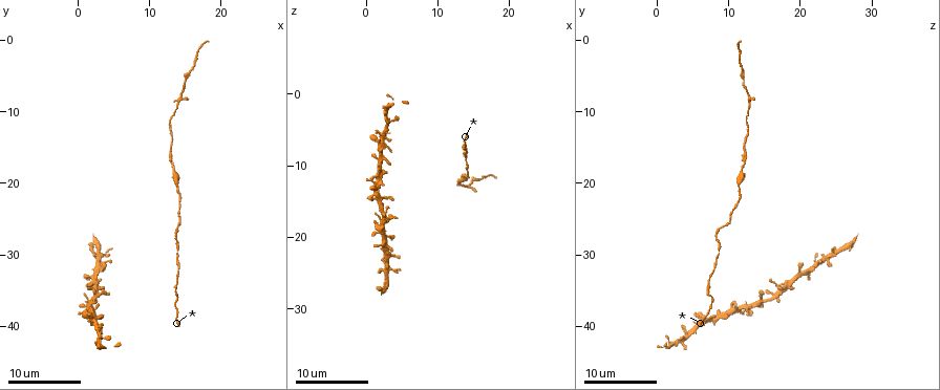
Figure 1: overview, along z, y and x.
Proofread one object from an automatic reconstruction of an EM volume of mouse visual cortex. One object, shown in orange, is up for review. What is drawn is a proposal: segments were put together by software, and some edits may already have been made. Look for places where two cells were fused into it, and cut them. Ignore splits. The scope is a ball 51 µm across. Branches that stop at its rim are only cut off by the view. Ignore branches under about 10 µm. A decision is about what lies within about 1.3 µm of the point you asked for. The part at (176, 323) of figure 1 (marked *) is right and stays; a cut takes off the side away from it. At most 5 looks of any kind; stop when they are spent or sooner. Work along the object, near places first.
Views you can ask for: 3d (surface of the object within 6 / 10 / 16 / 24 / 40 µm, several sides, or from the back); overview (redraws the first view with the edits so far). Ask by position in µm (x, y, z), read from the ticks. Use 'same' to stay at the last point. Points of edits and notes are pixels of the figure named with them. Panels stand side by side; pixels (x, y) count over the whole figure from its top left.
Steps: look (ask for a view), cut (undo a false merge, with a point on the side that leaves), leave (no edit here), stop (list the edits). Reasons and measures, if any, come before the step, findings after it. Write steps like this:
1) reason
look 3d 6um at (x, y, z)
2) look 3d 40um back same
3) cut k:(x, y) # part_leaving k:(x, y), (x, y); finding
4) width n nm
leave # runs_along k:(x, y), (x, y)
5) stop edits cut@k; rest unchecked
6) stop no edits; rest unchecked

sudden change in width
look 3d 16um at (13.5, 34.0, 7.5)

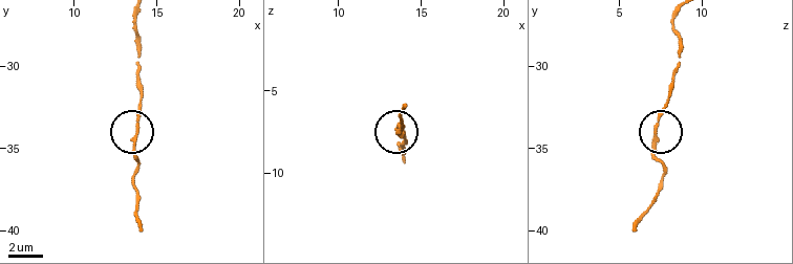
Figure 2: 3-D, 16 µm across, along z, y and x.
leave # runs_along 2:(137, 222), (133, 138), (142, 85); one cell here

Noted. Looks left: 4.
calibre changes
look 3d 6um at (13.5, 18.0, 11.5)

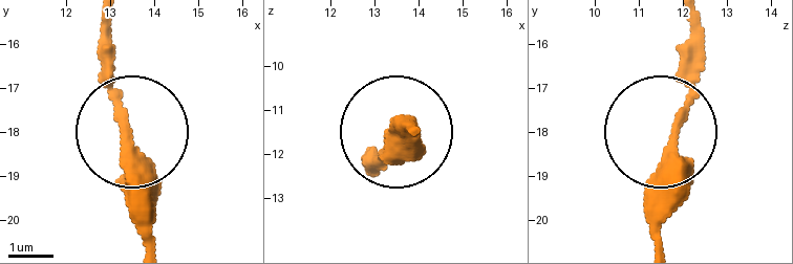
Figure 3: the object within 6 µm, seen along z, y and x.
leave # runs_along 3:(157, 246), (101, 21); one cell here

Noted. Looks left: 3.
thick turns thin
look 3d 10um at (13.5, 10.0, 12.5)

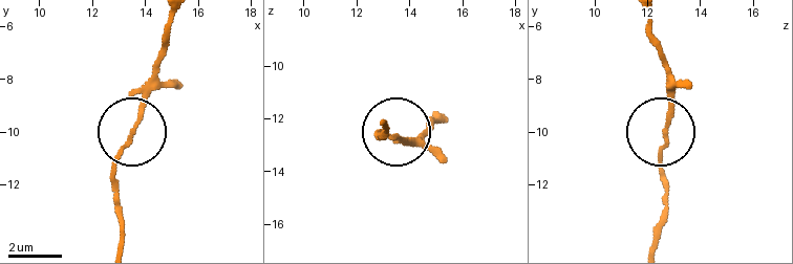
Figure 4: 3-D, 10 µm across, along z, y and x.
leave # runs_along 4:(651, 243), (665, 202), (658, 155), (671, 108), (671, 69); all the same cell

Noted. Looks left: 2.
stop no edits; rest unchecked

